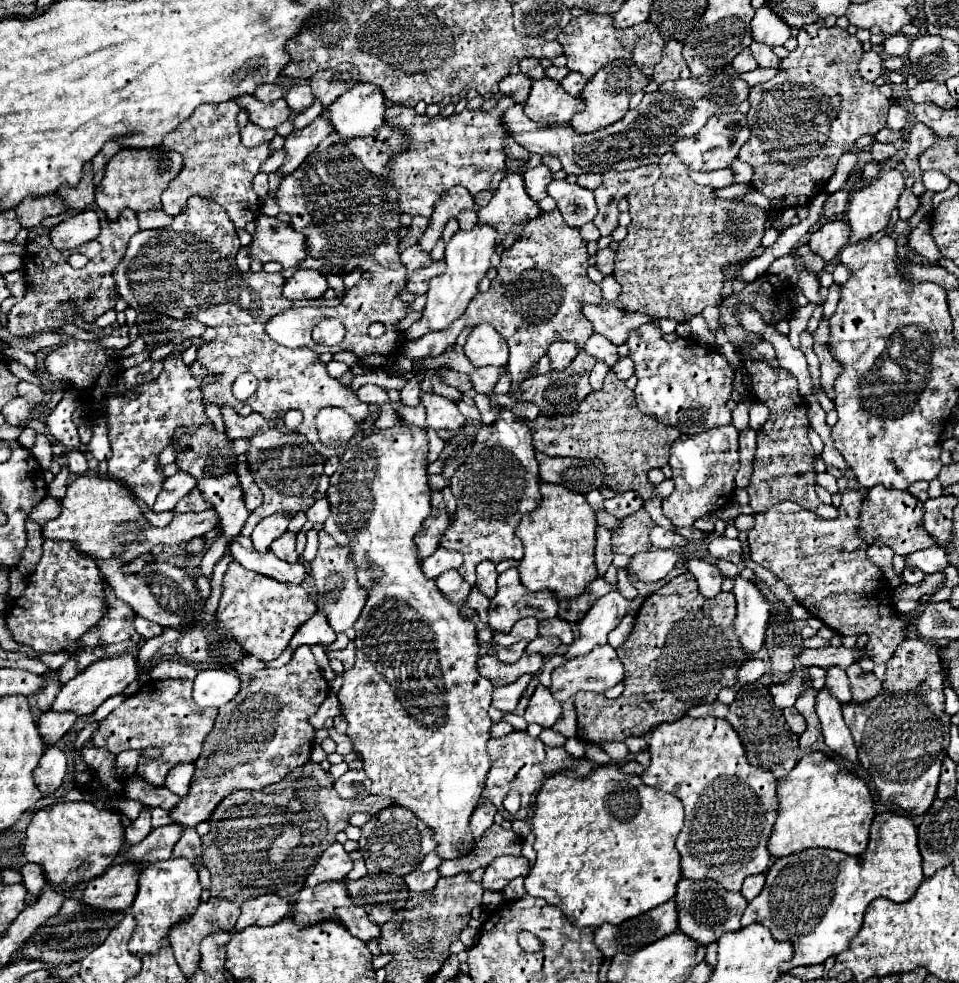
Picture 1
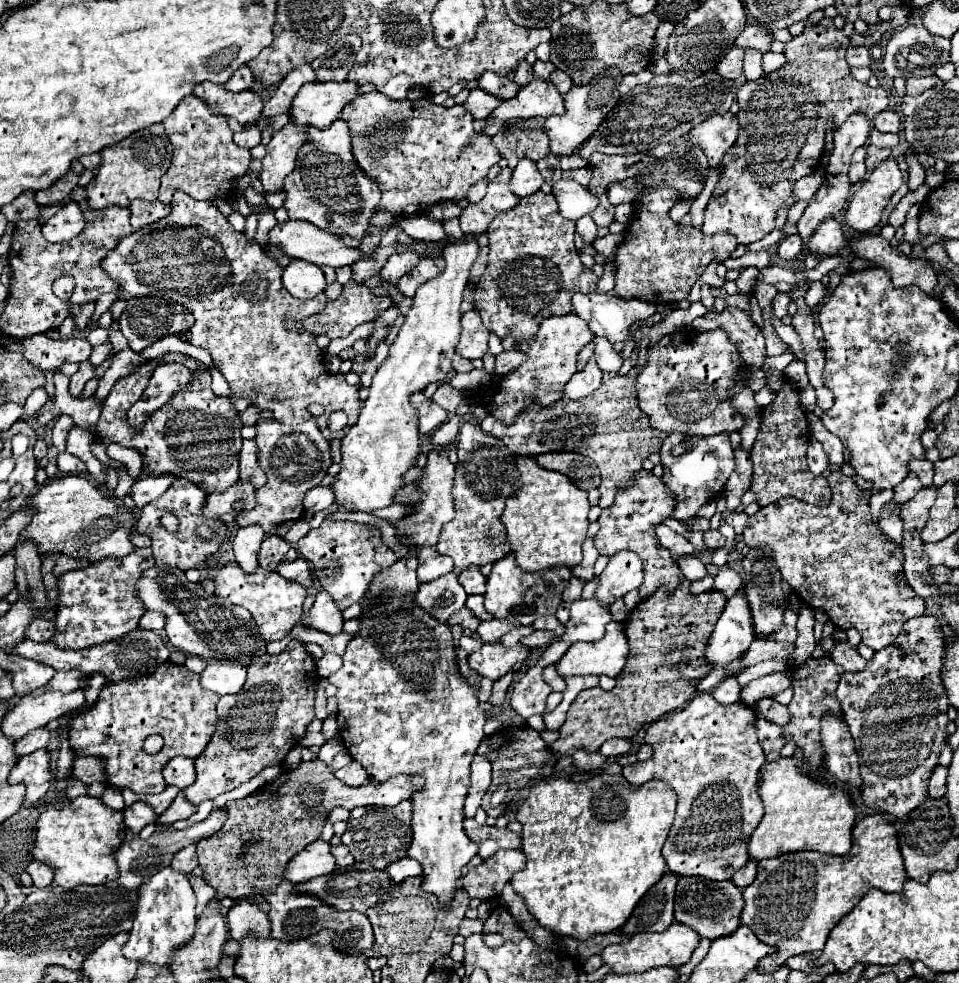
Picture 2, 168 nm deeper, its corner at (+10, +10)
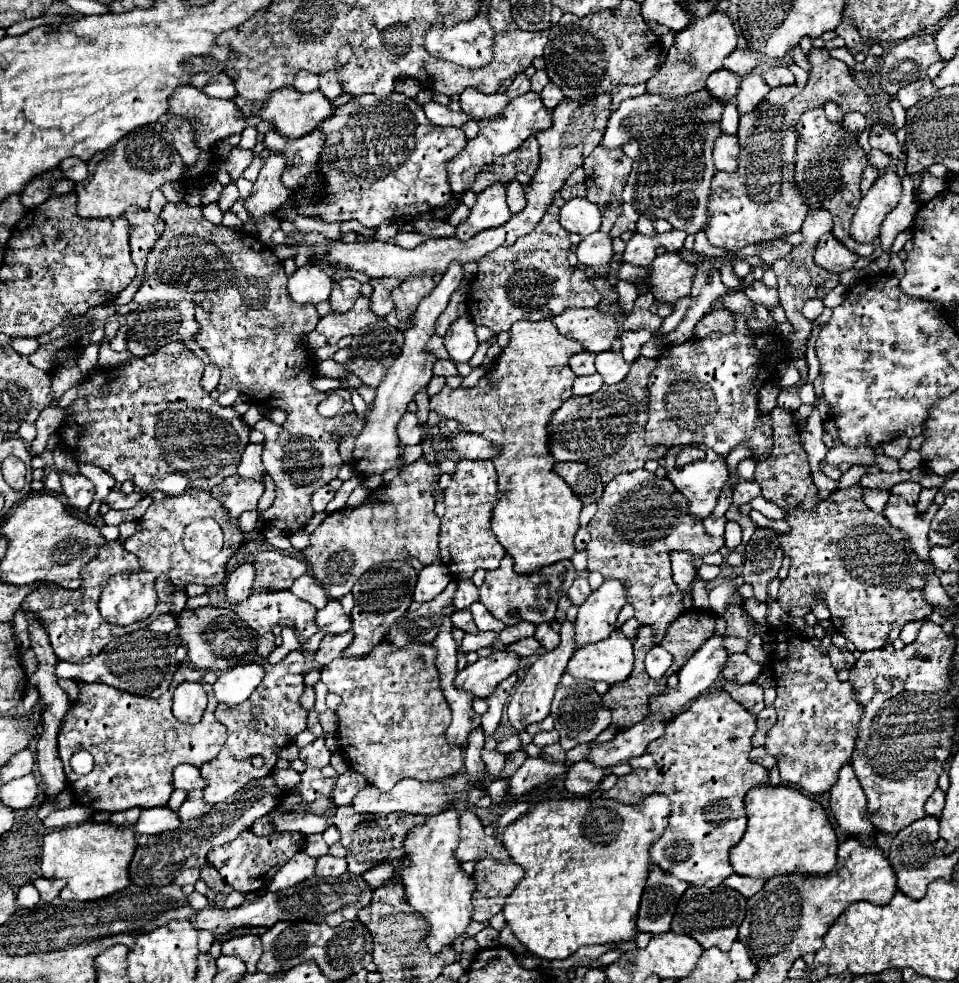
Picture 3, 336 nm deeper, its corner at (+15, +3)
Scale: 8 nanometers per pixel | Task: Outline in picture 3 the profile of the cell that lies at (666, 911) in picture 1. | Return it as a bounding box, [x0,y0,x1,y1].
[638,867,690,933]

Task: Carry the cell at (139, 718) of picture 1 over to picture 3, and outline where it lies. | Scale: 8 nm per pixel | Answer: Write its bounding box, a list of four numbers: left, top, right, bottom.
[58,665,226,813]

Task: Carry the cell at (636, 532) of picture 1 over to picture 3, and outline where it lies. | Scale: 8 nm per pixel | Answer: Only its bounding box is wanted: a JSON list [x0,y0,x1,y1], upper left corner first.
[586,469,724,645]

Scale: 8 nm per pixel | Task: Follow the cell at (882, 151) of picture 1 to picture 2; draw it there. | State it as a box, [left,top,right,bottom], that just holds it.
[865,144,891,172]

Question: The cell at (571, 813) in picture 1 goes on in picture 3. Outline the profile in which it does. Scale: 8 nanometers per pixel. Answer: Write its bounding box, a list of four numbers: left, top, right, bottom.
[502,793,670,959]

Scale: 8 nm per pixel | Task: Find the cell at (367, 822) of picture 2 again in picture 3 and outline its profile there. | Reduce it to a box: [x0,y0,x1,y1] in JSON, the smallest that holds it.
[330,805,426,873]

